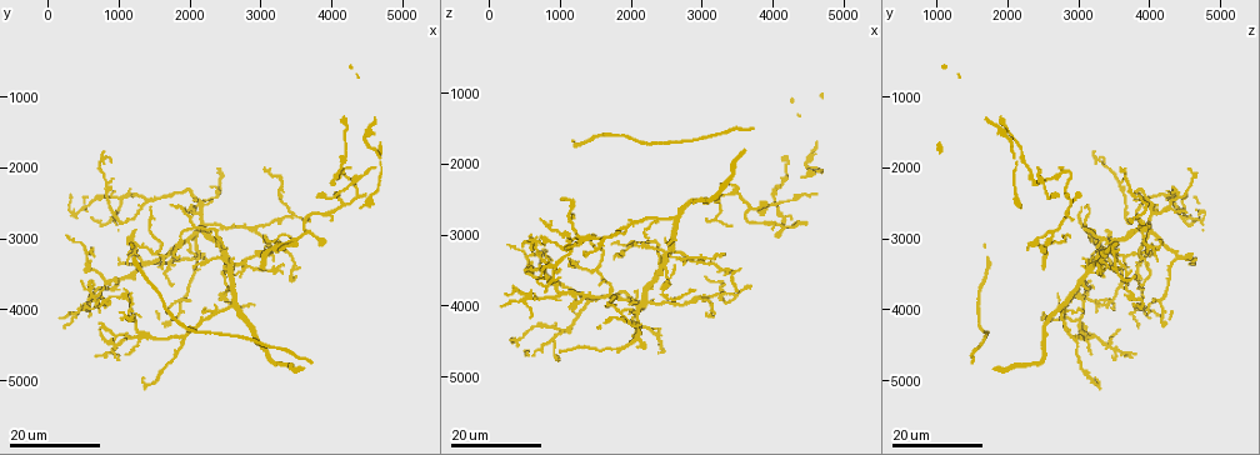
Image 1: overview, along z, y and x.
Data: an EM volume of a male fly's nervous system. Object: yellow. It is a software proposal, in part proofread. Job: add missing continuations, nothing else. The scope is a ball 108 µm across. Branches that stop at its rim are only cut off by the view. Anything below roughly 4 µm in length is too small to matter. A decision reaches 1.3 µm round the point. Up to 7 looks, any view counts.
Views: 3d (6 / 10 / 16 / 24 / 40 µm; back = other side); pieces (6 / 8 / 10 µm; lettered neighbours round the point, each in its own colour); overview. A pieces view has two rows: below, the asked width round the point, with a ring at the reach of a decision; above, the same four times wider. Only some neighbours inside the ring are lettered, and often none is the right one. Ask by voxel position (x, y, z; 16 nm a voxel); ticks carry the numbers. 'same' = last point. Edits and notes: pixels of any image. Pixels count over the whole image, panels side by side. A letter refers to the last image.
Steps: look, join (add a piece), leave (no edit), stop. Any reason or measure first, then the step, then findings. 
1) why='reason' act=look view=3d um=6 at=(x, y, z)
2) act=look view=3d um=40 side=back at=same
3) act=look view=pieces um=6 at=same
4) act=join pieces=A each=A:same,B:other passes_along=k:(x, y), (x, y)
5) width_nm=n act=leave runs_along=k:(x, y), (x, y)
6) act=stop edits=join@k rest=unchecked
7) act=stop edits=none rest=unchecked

why='an open end' act=look view=3d um=16 at=(3250, 3150, 2250)

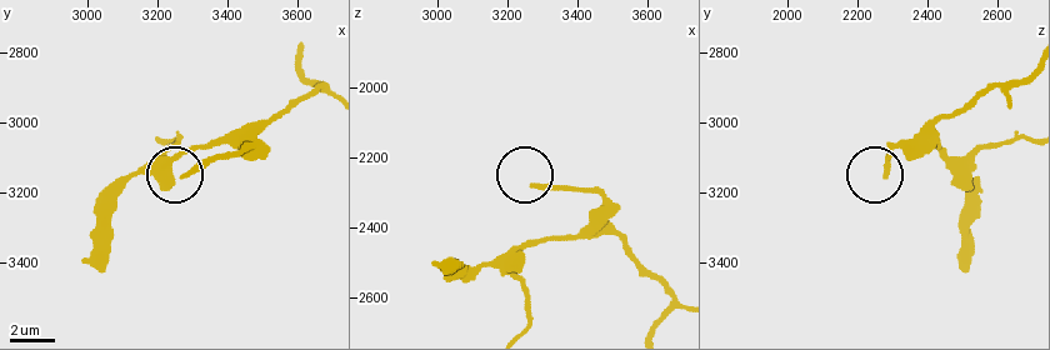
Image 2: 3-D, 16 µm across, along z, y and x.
why='what lies round it' act=look view=pieces um=10 at=(3280, 3160, 2290)

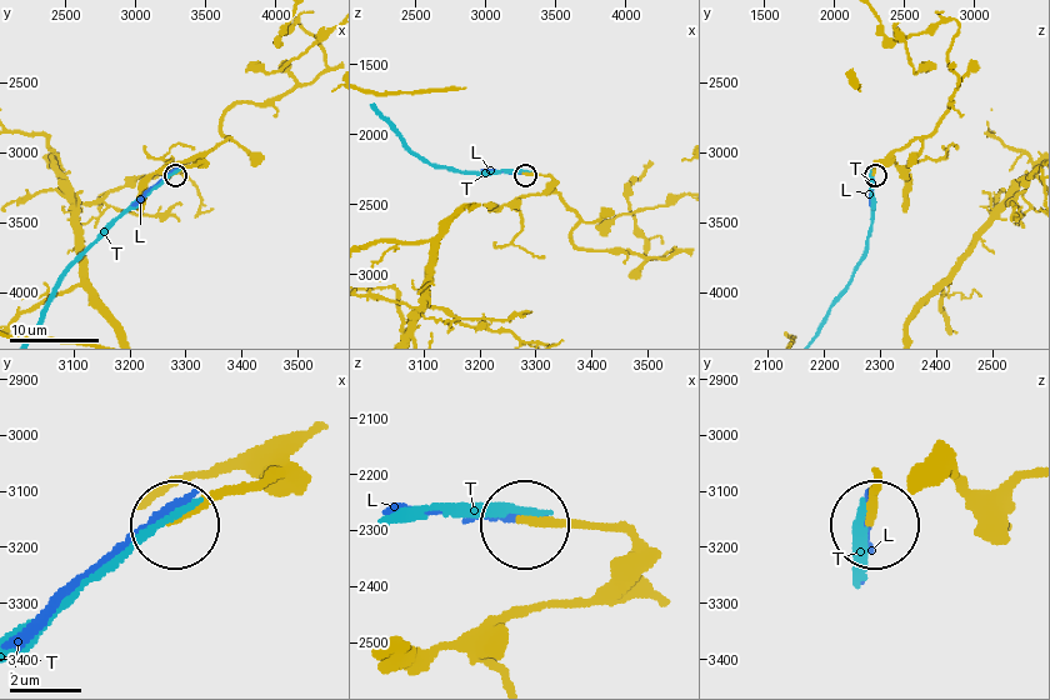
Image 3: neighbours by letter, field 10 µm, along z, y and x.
width_nm=190 act=leave each=L:other,T:other found='no lettered piece goes on from it'

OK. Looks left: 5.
why='tapers out' act=look view=3d um=24 at=(1750, 2500, 3100)

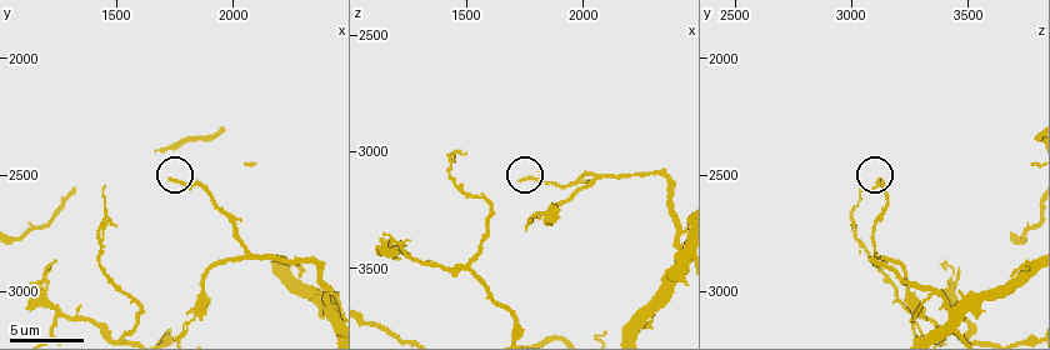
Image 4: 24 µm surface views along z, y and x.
act=look view=3d um=6 at=(1730, 2530, 3120)

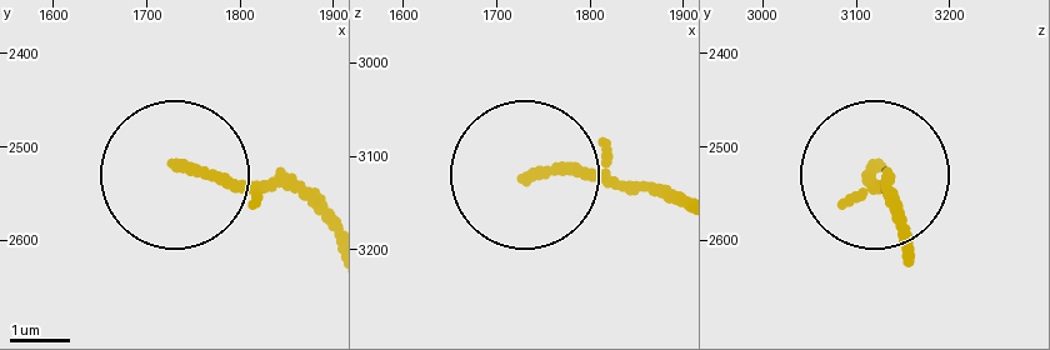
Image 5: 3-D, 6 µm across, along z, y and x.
act=look view=pieces um=10 at=(1735, 2515, 3120)

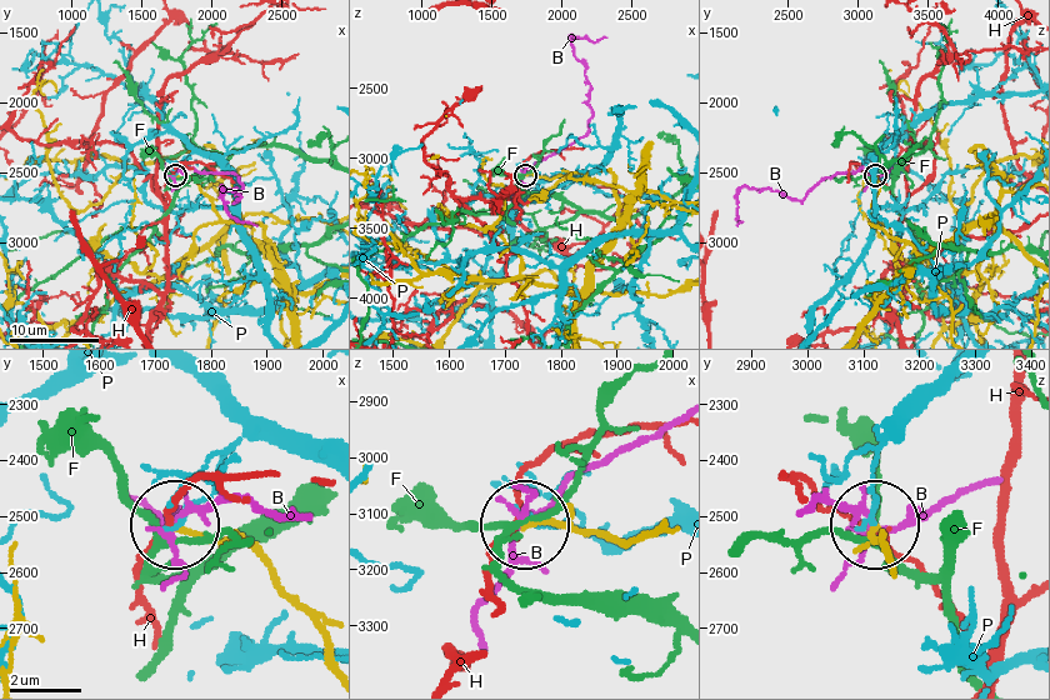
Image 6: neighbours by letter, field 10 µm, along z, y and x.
act=leave each=B:other,F:other,H:other,P:other runs_along=6:(328, 634), (250, 553), (181, 529) found='no lettered piece goes on from it'

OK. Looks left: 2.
why='free end' act=look view=3d um=24 at=(1800, 3600, 3900)

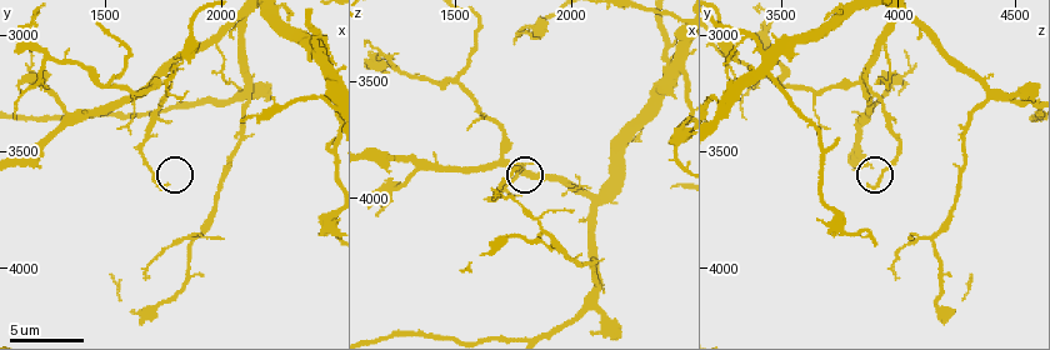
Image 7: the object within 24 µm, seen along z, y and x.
why='what lies round it' act=look view=pieces um=10 at=(1750, 3640, 3870)

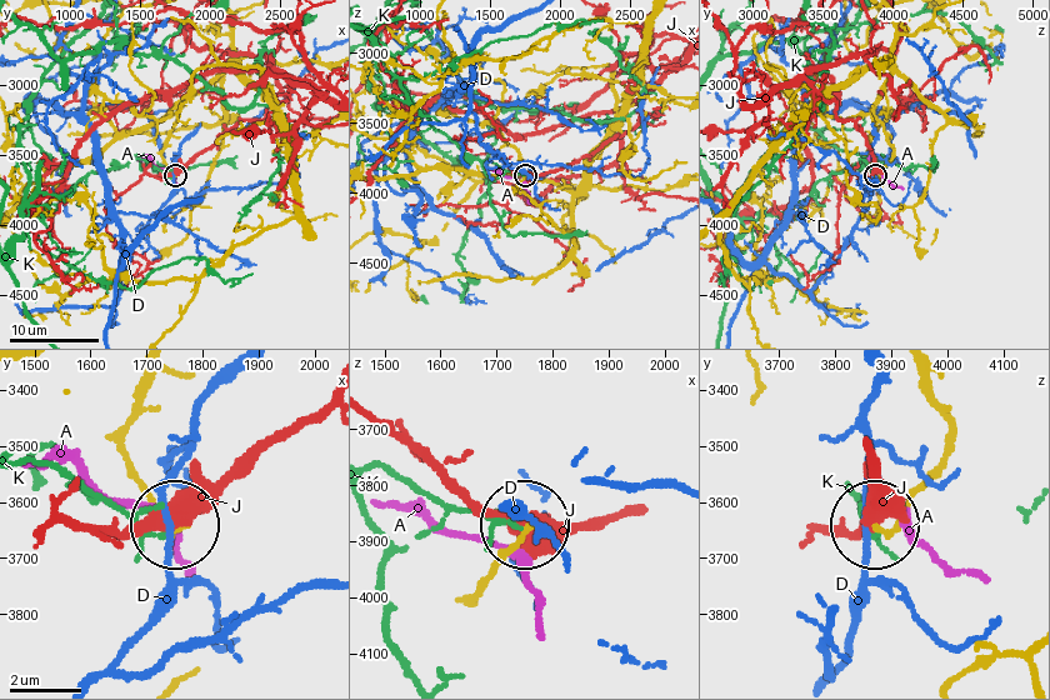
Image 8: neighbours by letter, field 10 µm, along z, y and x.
act=leave each=A:other,D:other,J:other,K:other runs_along=8:(475, 598), (526, 529) found='no lettered piece goes on from it'

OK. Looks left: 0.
act=stop edits=none rest=unchecked

